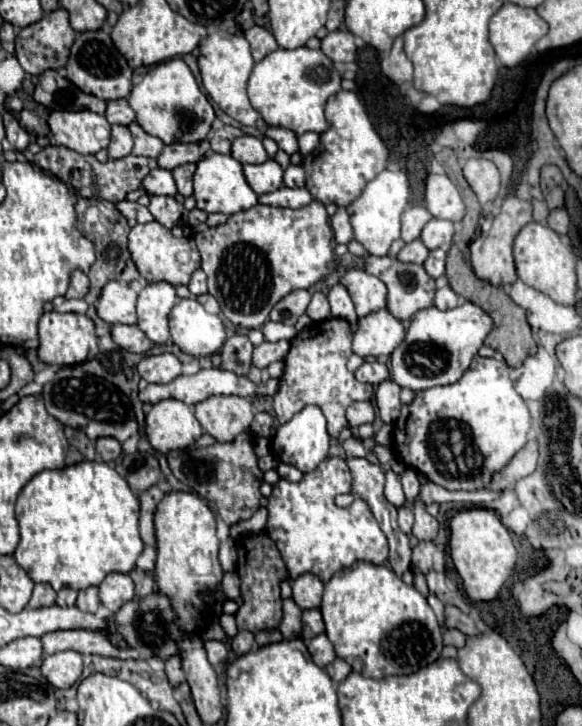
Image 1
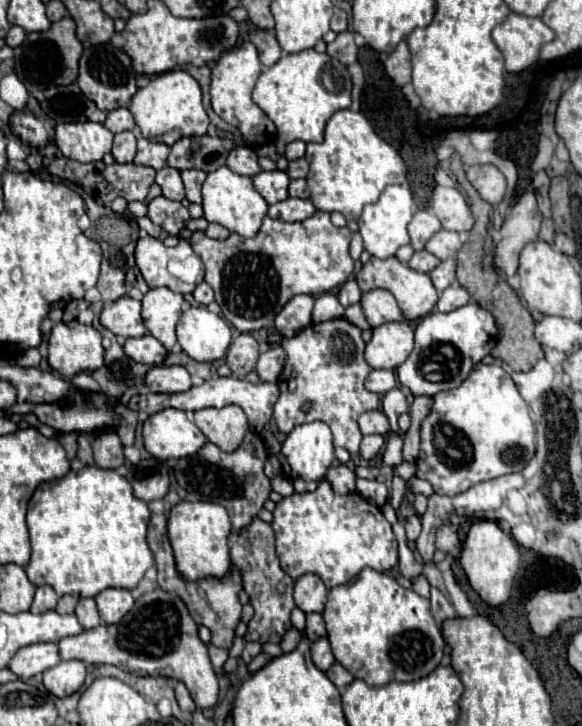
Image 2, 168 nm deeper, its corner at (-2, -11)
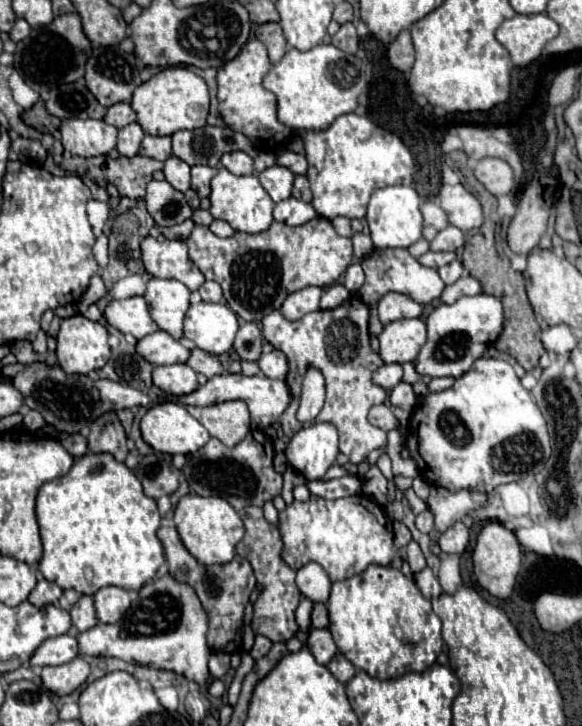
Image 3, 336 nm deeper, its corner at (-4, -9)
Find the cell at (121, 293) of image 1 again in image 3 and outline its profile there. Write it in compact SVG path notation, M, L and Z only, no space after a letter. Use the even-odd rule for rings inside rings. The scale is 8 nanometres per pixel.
M129 297L123 301L111 301L105 309L105 319L111 327L121 333L131 333L135 339L141 339L159 327L149 315L149 307L143 297Z

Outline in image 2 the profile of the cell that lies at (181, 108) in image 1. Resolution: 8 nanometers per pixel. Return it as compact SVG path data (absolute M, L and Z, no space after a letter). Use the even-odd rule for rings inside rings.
M167 71L151 79L151 83L139 89L129 105L129 111L135 117L135 123L141 129L141 135L149 141L173 145L181 137L205 135L209 127L209 117L203 107L203 93L199 83L187 71Z

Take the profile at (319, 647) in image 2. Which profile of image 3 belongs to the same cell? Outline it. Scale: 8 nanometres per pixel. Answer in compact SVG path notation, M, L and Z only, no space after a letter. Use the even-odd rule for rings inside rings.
M311 629L307 637L307 645L319 665L327 665L337 653L337 645L333 643L329 629Z

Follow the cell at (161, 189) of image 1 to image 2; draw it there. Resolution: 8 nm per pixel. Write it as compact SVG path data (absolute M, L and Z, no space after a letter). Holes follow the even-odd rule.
M163 167L161 171L157 171L155 181L161 185L163 189L163 197L173 199L173 201L183 201L185 199L185 189L183 189L183 181L177 169L173 167Z

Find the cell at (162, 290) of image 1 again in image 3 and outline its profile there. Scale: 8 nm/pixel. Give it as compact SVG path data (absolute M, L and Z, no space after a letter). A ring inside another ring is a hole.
M153 277L147 283L145 301L153 321L173 339L183 337L183 317L189 307L189 289L175 279Z

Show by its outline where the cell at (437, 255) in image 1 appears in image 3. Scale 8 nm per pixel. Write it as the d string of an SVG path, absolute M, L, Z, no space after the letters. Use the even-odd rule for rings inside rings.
M455 259L455 261L451 261L449 265L439 267L439 275L441 275L441 279L443 279L443 283L445 283L445 285L455 283L455 281L463 275L463 265L461 265L461 261L459 261L459 259Z

